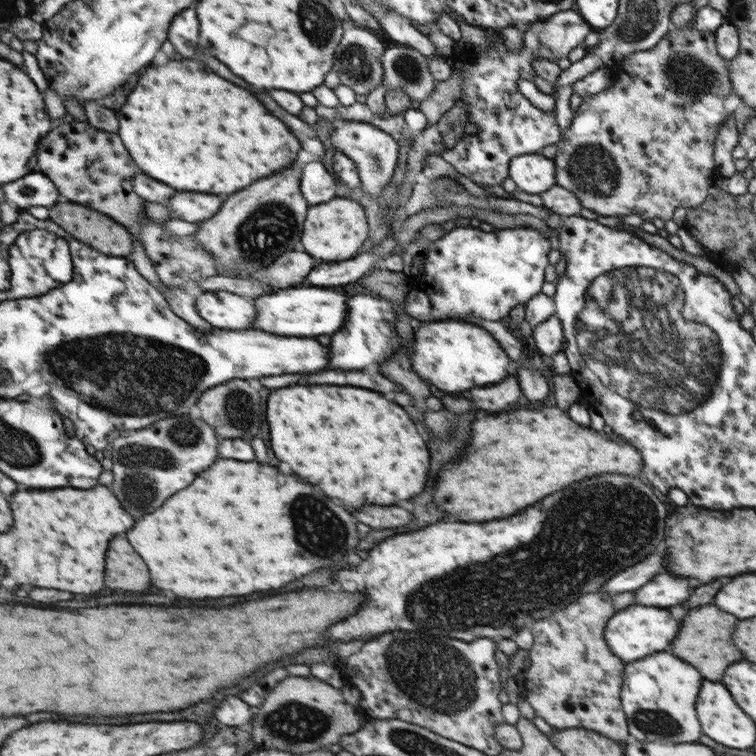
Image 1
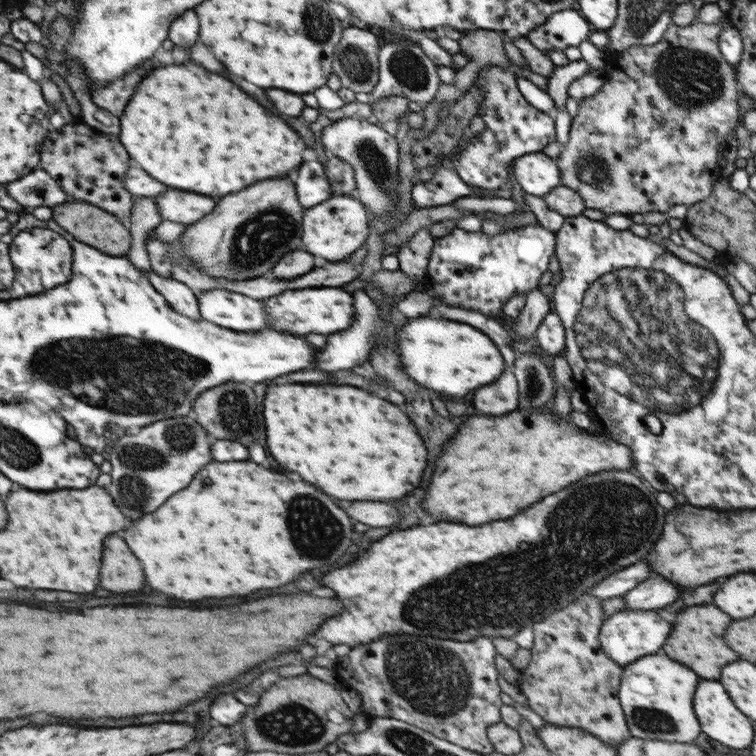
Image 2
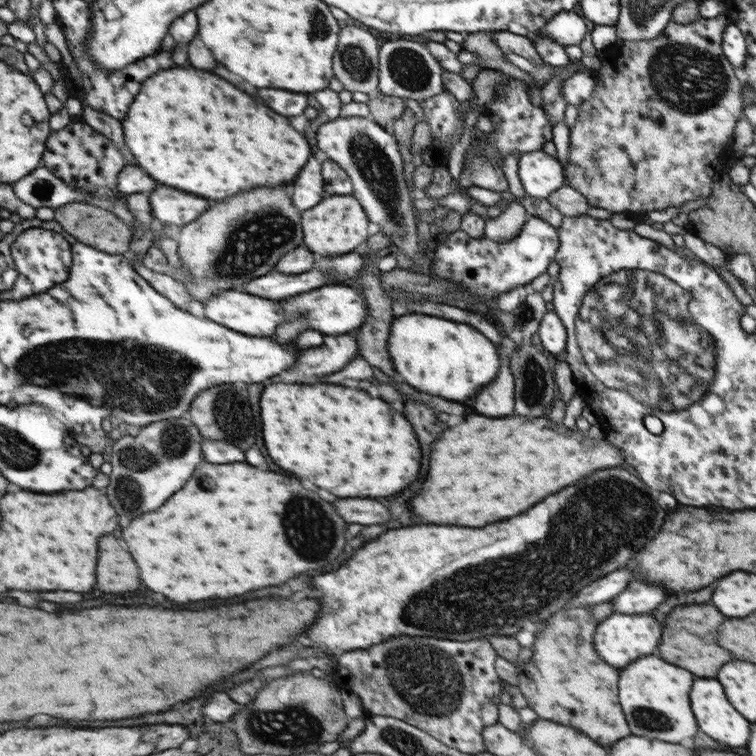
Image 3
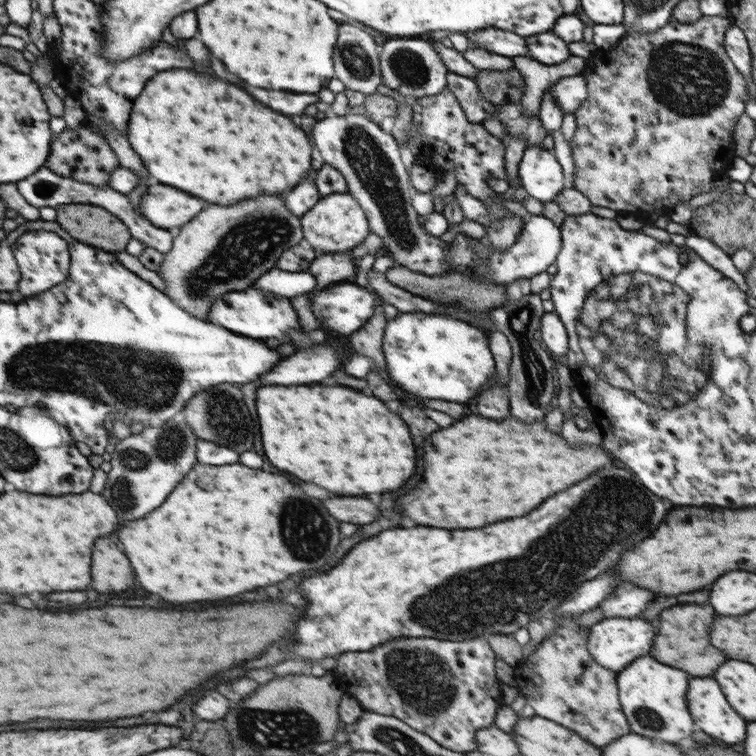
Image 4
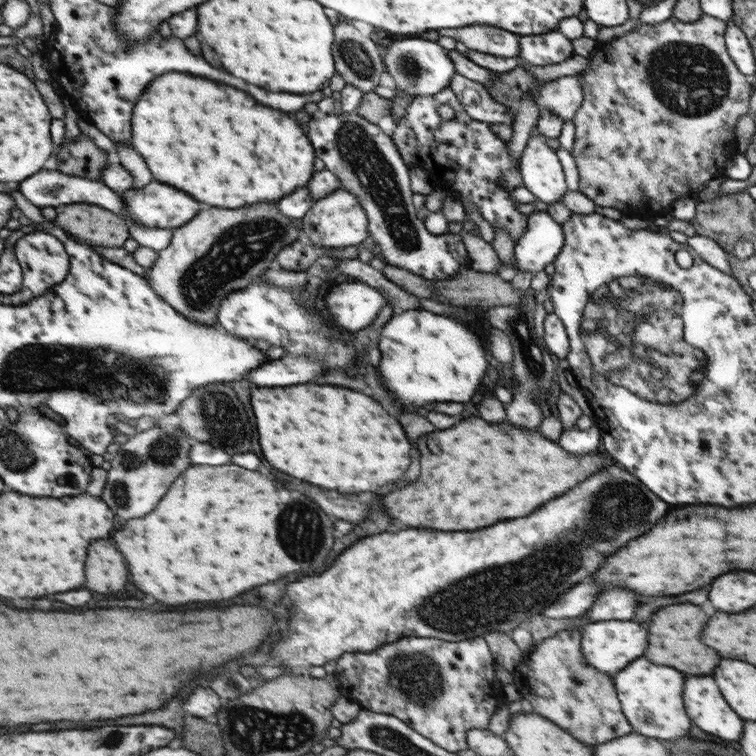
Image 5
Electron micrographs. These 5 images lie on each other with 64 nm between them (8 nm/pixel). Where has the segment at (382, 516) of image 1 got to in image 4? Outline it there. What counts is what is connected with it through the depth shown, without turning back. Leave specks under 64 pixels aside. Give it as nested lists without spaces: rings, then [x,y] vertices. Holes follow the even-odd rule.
[[[333,498],[325,500],[327,508],[331,508],[331,514],[339,522],[349,522],[349,524],[369,524],[379,518],[379,510],[373,502],[367,498]]]

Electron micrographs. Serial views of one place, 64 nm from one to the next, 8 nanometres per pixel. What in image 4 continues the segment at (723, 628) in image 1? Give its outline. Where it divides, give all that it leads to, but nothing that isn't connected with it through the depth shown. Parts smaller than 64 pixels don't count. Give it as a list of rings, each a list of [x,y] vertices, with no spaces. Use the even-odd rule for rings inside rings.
[[[685,604],[663,610],[659,614],[659,644],[655,644],[651,658],[663,660],[663,664],[675,664],[675,668],[683,668],[683,672],[691,672],[691,676],[711,676],[715,668],[725,662],[725,654],[709,644],[713,618],[715,612],[709,604]]]

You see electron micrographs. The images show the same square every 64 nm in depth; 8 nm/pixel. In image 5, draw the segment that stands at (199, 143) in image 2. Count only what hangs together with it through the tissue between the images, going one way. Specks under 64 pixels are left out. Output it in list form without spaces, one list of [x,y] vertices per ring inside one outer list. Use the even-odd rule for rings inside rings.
[[[167,72],[163,76],[159,76],[159,80],[155,80],[155,84],[151,84],[151,88],[147,88],[143,100],[139,100],[139,104],[134,108],[134,115],[132,118],[132,133],[133,146],[137,152],[141,152],[153,172],[153,176],[159,182],[171,184],[191,196],[197,196],[199,202],[207,202],[211,206],[219,206],[219,208],[243,208],[249,204],[257,204],[257,202],[267,202],[267,200],[281,200],[281,196],[287,196],[291,192],[295,192],[301,186],[307,186],[309,180],[315,174],[315,156],[316,150],[311,144],[309,136],[301,130],[301,126],[285,112],[275,112],[273,108],[267,108],[263,104],[259,104],[253,96],[249,96],[243,90],[237,90],[233,86],[227,84],[219,84],[213,80],[207,80],[203,76],[191,76],[185,72]]]

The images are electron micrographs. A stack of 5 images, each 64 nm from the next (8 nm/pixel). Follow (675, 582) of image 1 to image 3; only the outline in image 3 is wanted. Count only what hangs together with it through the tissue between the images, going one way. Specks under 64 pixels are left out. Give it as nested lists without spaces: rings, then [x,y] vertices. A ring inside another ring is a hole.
[[[629,582],[627,590],[617,594],[611,600],[613,612],[611,614],[644,614],[657,608],[665,598],[667,590],[653,584],[641,584],[641,582]]]

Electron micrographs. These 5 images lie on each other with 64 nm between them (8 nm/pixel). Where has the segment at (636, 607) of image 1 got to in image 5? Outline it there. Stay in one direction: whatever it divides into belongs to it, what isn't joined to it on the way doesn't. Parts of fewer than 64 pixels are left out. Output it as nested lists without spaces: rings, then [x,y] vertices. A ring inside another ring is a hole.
[[[604,620],[587,623],[581,626],[581,647],[589,664],[599,672],[613,676],[617,671],[629,666],[633,658],[643,656],[647,646],[647,630],[645,626],[631,620]]]

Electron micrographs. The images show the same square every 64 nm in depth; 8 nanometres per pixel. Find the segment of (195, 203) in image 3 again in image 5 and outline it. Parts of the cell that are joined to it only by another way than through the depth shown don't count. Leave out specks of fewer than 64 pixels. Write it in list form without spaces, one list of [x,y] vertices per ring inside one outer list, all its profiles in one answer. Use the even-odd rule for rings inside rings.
[[[153,182],[145,188],[130,188],[126,192],[121,193],[121,196],[126,202],[126,211],[128,217],[140,225],[148,226],[149,228],[170,228],[176,229],[193,220],[199,210],[203,208],[195,198],[191,198],[187,192],[181,192],[173,186],[161,184],[161,182]]]

